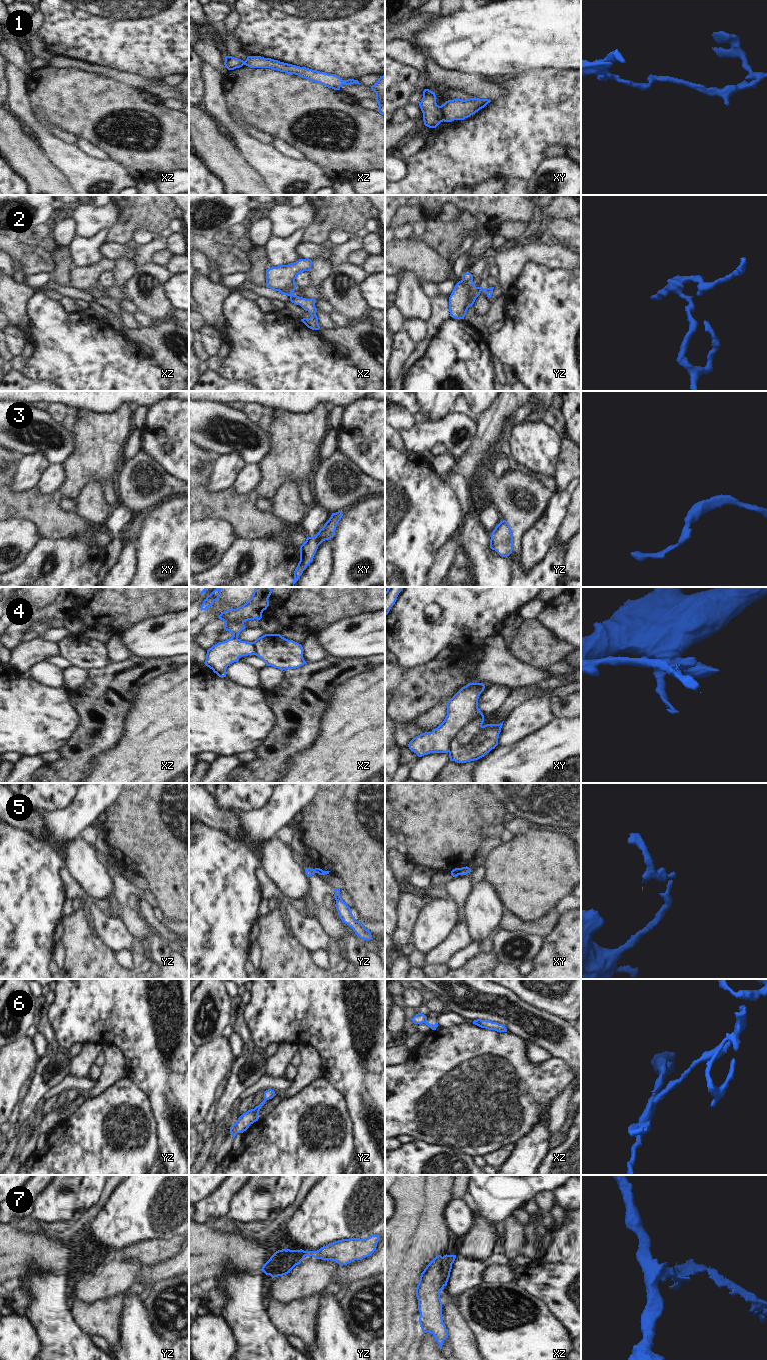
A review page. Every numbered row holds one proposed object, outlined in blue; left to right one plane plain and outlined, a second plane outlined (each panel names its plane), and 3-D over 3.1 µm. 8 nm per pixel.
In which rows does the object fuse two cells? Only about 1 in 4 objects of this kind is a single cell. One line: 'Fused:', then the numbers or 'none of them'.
Fused: 1, 3, 4, 5, 6, 7.

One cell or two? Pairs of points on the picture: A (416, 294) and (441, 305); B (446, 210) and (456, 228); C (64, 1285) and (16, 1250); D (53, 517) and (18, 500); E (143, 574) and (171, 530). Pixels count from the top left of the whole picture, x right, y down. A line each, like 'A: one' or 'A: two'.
A: two
B: two
C: two
D: one
E: one

